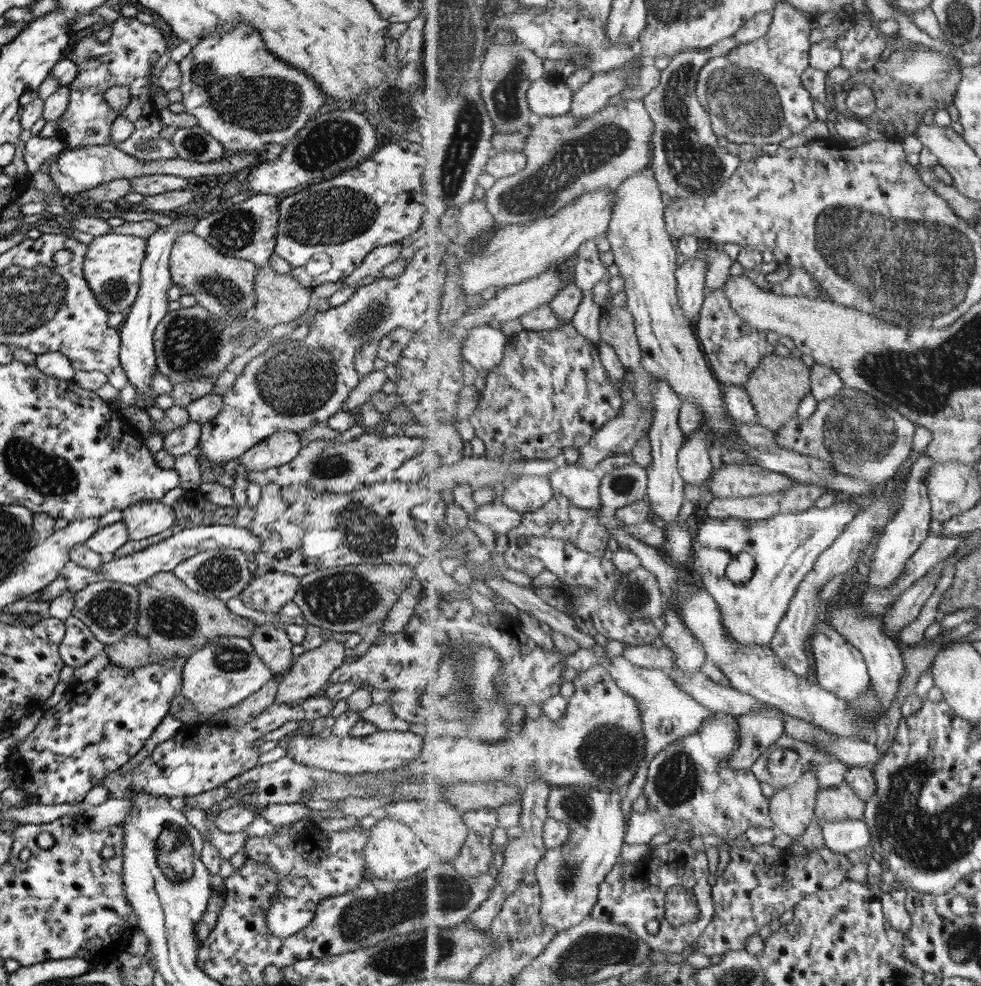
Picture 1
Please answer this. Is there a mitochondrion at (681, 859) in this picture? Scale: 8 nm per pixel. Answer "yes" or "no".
no

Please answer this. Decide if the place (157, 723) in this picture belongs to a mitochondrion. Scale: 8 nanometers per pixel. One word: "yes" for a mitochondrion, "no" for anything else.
no

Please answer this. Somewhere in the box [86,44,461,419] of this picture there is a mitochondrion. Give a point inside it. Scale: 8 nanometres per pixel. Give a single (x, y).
(261, 105)

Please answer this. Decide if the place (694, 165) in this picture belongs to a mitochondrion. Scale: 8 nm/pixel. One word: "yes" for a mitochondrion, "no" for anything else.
yes

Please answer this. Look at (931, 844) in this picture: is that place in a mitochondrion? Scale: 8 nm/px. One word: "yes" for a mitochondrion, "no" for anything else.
yes

